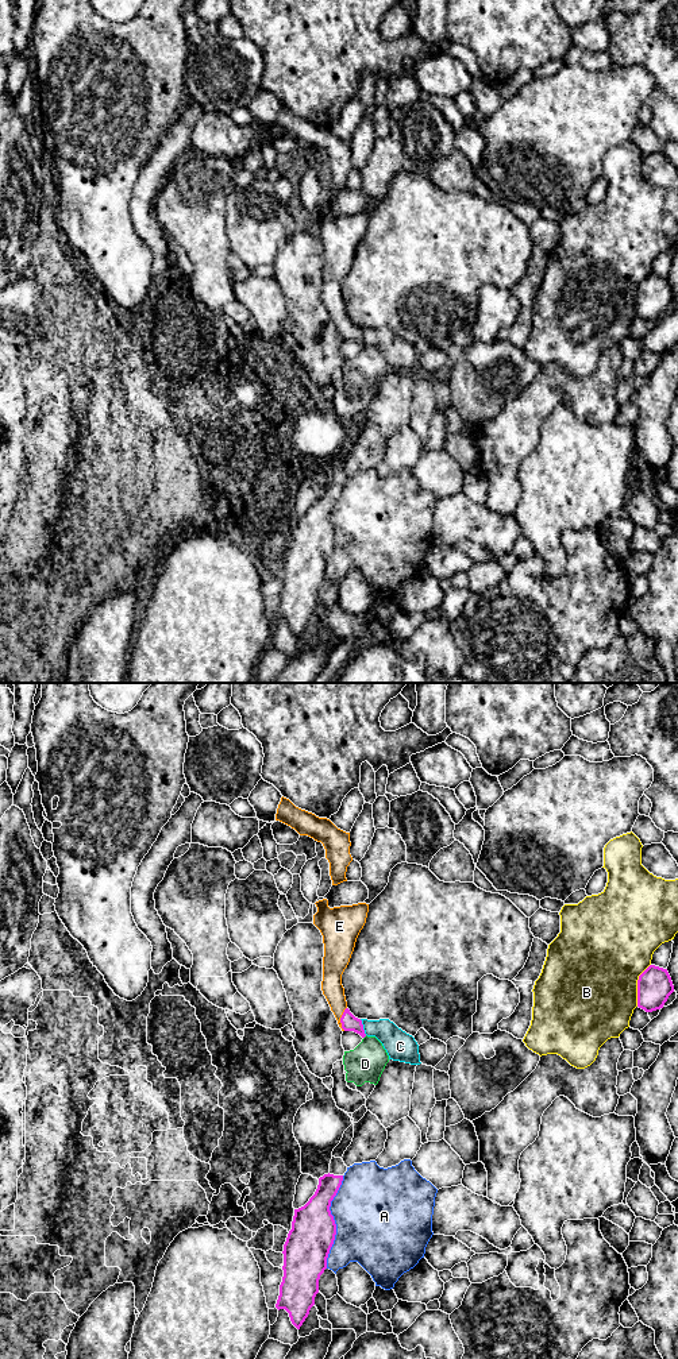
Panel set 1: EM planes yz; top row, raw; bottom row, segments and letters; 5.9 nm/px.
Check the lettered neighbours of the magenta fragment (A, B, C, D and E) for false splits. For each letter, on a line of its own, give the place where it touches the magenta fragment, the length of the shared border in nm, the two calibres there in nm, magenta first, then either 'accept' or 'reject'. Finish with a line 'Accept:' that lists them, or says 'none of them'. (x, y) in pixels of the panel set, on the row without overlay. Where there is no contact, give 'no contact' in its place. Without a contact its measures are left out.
A: yz (334, 531) | 550 nm | 260/500 nm | reject
B: yz (638, 294) | 260 nm | 200/500 nm | reject
C: yz (362, 336) | 100 nm | 100/170 nm | reject
D: no contact | reject
E: yz (341, 328) | 140 nm | 100/130 nm | accept
Accept: E

